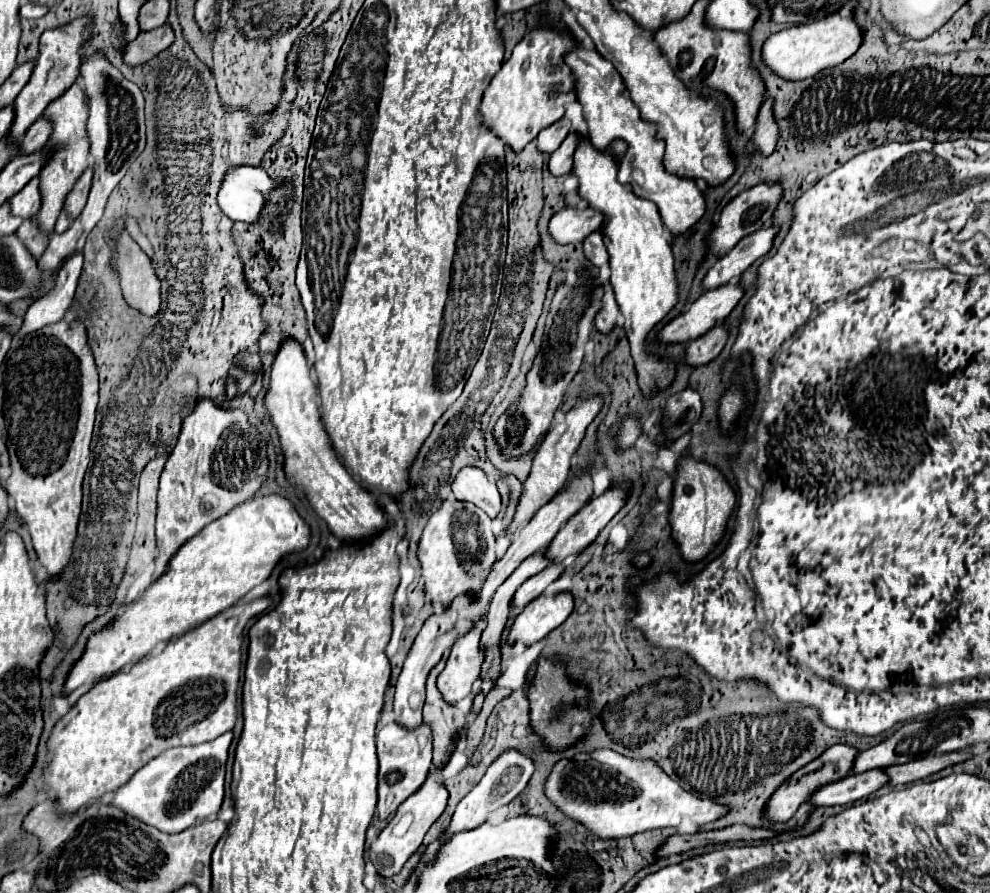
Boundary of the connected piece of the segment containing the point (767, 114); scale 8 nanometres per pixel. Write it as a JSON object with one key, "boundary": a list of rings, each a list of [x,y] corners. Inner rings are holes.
{"boundary":[[[764,101],[758,111],[752,143],[760,155],[770,155],[776,147],[776,139],[778,139],[778,127],[776,127],[774,115],[770,111],[770,101]]]}

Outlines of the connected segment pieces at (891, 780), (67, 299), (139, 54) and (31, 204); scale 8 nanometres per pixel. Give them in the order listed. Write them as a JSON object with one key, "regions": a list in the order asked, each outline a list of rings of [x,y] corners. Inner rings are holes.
{"regions":[[[[962,749],[962,751],[956,751],[956,753],[938,755],[934,759],[916,759],[916,761],[904,763],[904,765],[892,765],[892,767],[886,767],[884,773],[888,775],[888,785],[892,785],[892,787],[908,785],[908,783],[924,779],[924,777],[928,777],[928,775],[932,775],[932,773],[948,767],[948,765],[962,763],[970,757],[972,757],[972,751]]],[[[82,253],[72,255],[72,259],[68,259],[62,265],[62,269],[58,273],[58,281],[54,285],[54,291],[40,297],[36,303],[32,303],[28,307],[28,311],[24,313],[24,323],[22,323],[20,331],[16,333],[16,337],[36,331],[44,325],[50,325],[66,315],[66,311],[72,303],[72,297],[74,297],[80,269],[82,269]]],[[[170,23],[156,27],[154,31],[142,31],[126,49],[124,53],[124,61],[128,65],[138,65],[144,63],[148,59],[152,59],[154,55],[158,55],[160,51],[164,51],[166,47],[170,47],[170,43],[174,41],[174,29]]],[[[38,177],[30,179],[22,191],[18,191],[10,199],[10,213],[18,215],[22,219],[32,217],[40,207],[40,195],[38,195]]]]}

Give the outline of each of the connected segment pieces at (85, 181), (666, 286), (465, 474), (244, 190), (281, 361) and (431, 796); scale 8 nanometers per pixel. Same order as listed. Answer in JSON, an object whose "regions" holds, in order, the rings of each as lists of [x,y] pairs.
{"regions":[[[[86,169],[84,175],[82,175],[82,179],[78,179],[78,183],[74,185],[74,189],[72,189],[70,195],[66,197],[64,211],[66,211],[66,215],[68,215],[70,221],[74,221],[74,219],[82,213],[82,209],[84,209],[84,205],[86,205],[88,191],[90,191],[90,179],[92,179],[90,169]]],[[[578,135],[572,173],[578,179],[580,197],[588,201],[588,207],[604,215],[600,231],[604,233],[604,245],[610,255],[610,283],[618,307],[624,313],[624,329],[636,361],[642,393],[650,397],[656,389],[662,389],[672,381],[674,371],[666,363],[658,363],[658,359],[652,357],[642,343],[650,329],[674,307],[678,297],[678,283],[674,277],[674,257],[668,243],[668,233],[660,219],[658,207],[652,201],[638,197],[630,187],[616,179],[624,153],[626,143],[622,139],[614,139],[606,149],[596,149],[588,137]]],[[[466,465],[458,471],[458,475],[452,481],[452,495],[460,501],[474,503],[488,517],[496,517],[502,509],[496,483],[492,483],[482,469],[472,465]]],[[[230,167],[218,187],[216,203],[234,221],[254,221],[266,201],[266,193],[274,189],[262,167]]],[[[284,337],[274,355],[268,391],[262,401],[280,439],[284,475],[290,485],[294,485],[308,497],[316,515],[328,523],[330,531],[340,541],[368,539],[370,535],[374,535],[374,531],[382,529],[382,511],[376,505],[376,499],[350,477],[340,461],[336,461],[328,435],[322,429],[314,395],[316,387],[310,377],[310,363],[302,345],[294,337]]],[[[440,769],[428,773],[428,779],[422,783],[422,787],[410,795],[396,811],[396,815],[392,817],[392,821],[384,827],[384,831],[380,833],[380,837],[376,839],[376,843],[372,845],[370,849],[370,855],[372,855],[372,863],[376,865],[376,871],[384,877],[392,877],[396,875],[402,865],[410,859],[410,855],[416,853],[416,849],[420,847],[426,831],[430,829],[430,825],[442,815],[442,811],[446,809],[446,803],[448,803],[448,789],[446,785],[440,781],[440,775],[438,775]]]]}

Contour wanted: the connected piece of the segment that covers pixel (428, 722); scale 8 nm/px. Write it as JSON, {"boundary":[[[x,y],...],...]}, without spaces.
{"boundary":[[[444,655],[434,671],[428,673],[426,679],[426,701],[424,701],[424,725],[432,731],[432,745],[434,745],[434,765],[440,767],[454,749],[452,747],[452,737],[458,729],[466,727],[466,715],[458,711],[456,707],[446,707],[442,703],[442,697],[438,695],[436,689],[436,677],[440,675],[442,667],[446,665],[448,655]]]}

